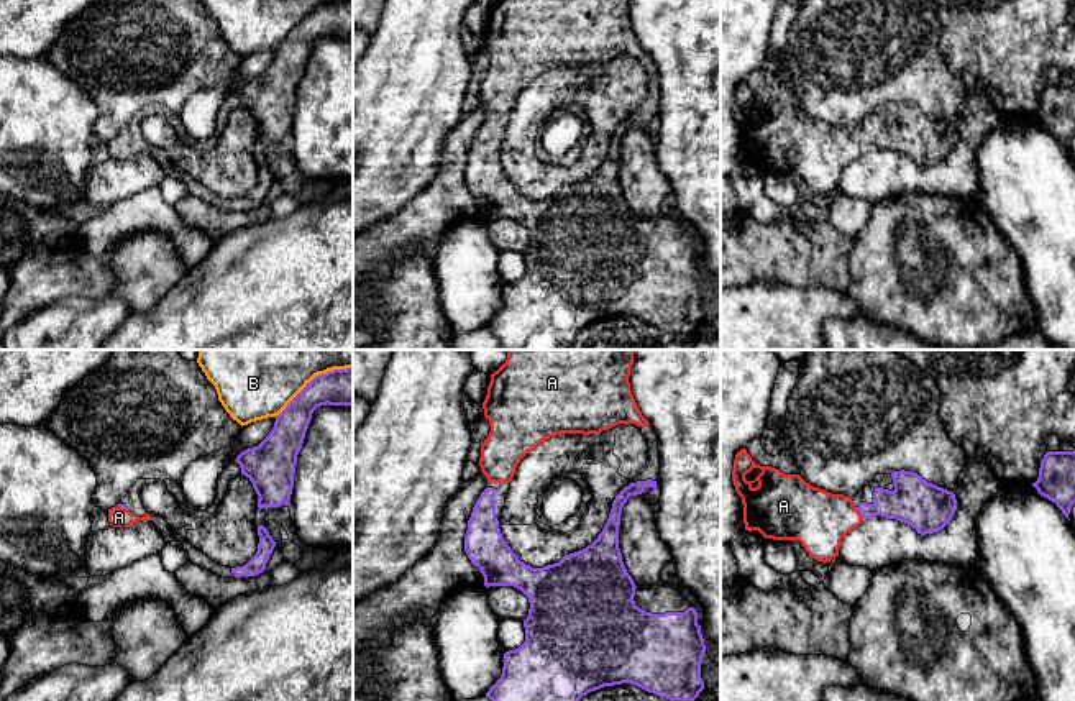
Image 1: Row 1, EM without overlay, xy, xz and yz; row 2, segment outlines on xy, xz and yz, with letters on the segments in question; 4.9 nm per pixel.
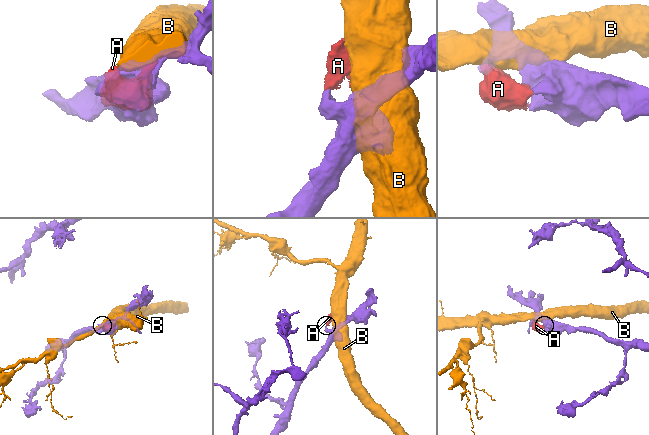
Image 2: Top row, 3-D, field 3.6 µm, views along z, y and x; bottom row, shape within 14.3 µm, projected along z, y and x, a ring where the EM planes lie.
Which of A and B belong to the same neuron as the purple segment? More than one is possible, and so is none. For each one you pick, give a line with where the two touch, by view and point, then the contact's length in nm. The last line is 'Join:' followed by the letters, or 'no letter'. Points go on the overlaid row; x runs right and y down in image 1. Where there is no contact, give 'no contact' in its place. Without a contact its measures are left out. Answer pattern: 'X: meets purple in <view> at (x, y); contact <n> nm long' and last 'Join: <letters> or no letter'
A: meets purple in yz at (859, 511); contact 70 nm long
Join: A

